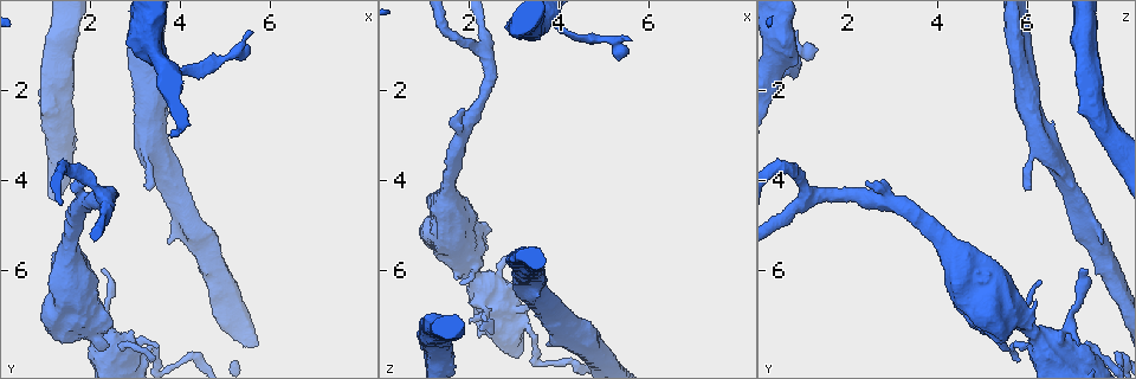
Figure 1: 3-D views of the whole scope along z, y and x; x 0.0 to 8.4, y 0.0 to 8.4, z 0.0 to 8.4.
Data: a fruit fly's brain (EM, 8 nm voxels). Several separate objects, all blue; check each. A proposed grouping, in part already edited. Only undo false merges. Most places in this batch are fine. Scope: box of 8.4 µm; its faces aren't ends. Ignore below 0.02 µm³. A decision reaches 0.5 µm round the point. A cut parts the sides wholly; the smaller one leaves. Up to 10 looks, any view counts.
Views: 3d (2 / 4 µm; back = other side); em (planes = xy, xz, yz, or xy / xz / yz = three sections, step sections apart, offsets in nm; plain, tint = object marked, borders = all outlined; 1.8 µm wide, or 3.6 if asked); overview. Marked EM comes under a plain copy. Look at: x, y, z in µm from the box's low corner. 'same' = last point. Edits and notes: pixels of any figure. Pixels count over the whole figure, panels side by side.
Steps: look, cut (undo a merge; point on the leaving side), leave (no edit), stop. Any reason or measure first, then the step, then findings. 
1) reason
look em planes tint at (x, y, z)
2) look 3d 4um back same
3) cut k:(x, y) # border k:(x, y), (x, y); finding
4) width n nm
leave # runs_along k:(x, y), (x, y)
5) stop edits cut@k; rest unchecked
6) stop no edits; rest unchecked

calibre changes
look em 3.6um planes tint at (2.35, 7.45, 6.75)

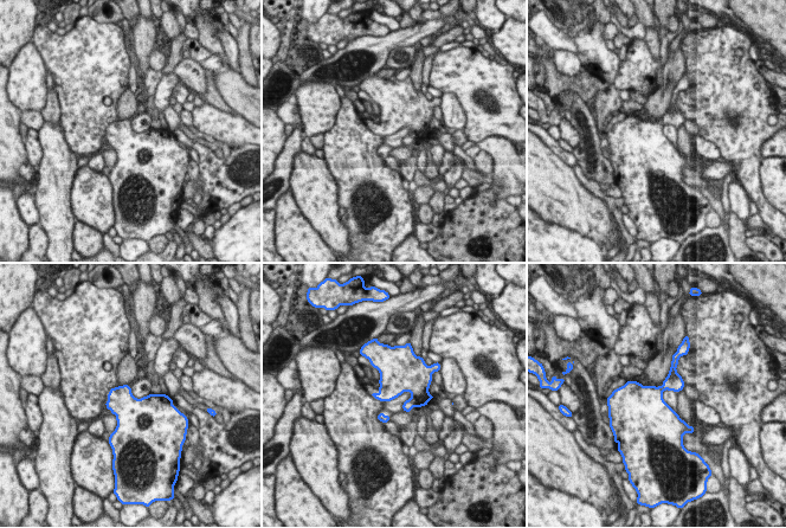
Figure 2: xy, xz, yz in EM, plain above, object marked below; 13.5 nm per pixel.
width 340 nm
leave # one neuron here

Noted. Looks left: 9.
arms part here
look em 3.6um xz step 8 tint at (4.25, 5.05, 7.20)

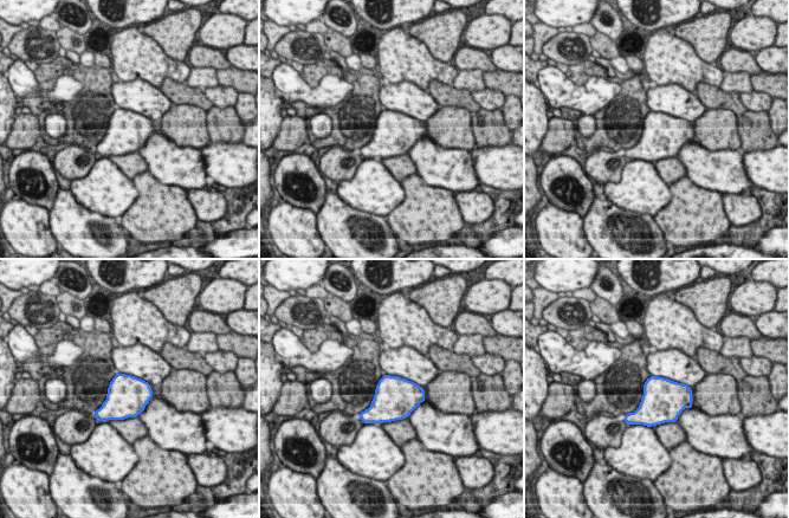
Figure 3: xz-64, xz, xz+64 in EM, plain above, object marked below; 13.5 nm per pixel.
cut it another way
look em 3.6um planes tint same

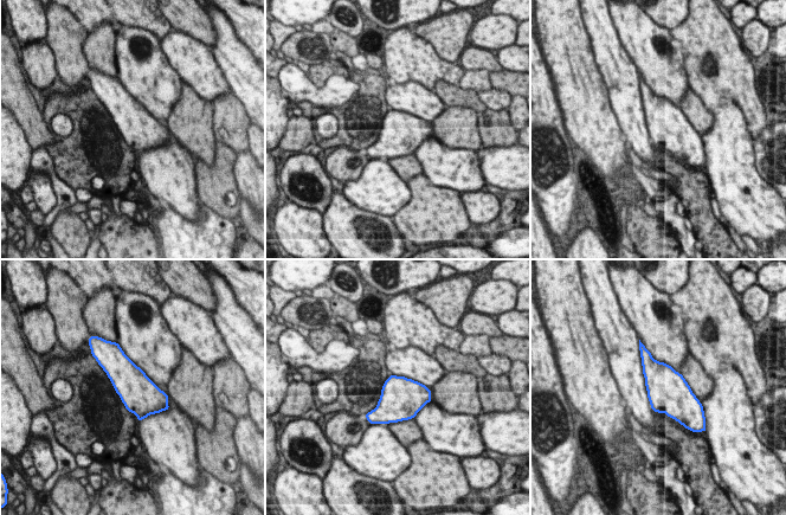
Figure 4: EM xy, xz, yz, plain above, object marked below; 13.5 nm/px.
leave # one neuron here

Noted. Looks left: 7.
branch point
look 3d 4um at (2.35, 4.30, 1.15)

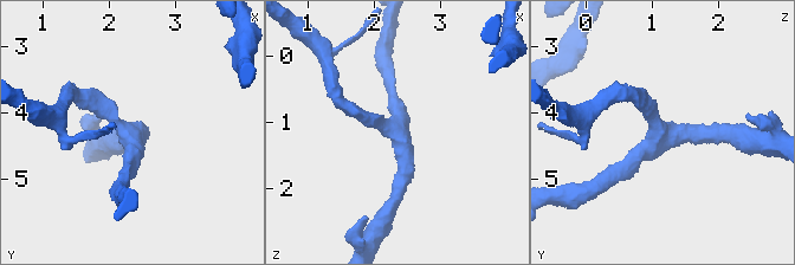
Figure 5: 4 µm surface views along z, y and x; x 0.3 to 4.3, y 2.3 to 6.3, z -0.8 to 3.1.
arms 3; arm_widths 200, 220, 260 nm
look em 3.6um xz step 8 borders at (2.40, 4.35, 1.25)

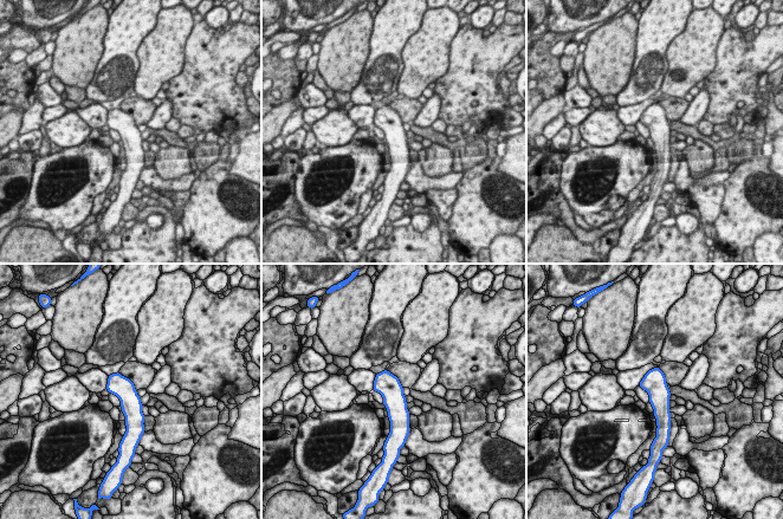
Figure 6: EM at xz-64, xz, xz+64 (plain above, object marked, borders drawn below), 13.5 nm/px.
leave # runs_along 6:(655, 370), (655, 385), (665, 429); all the same neuron

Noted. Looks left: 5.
arms part here
look em yz step 4 tint at (1.90, 4.45, 2.95)

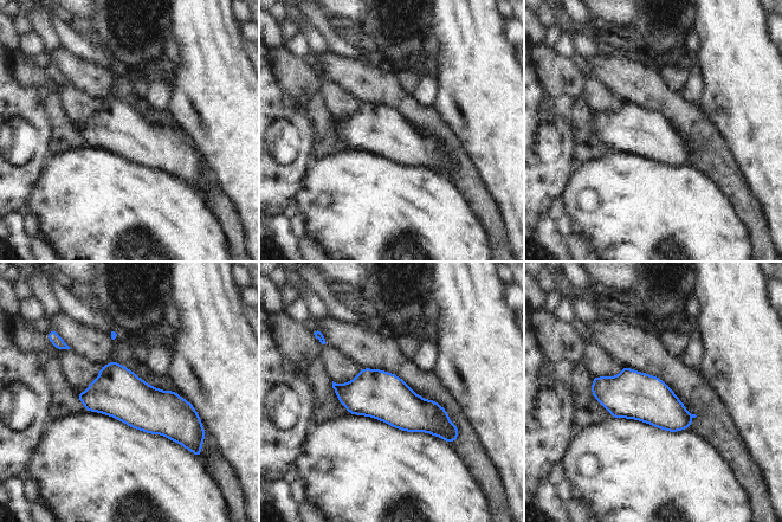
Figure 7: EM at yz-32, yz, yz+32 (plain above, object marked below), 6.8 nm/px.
leave # runs_along 7:(336, 386), (381, 394), (452, 431); one neuron here

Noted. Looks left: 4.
stop no edits; rest unchecked

